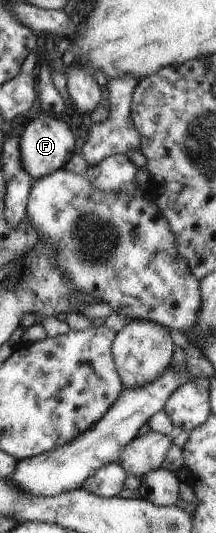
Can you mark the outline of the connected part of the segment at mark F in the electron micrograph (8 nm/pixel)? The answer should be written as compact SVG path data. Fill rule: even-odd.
M45 113L39 119L29 121L23 127L23 132L19 135L19 159L21 159L21 169L27 172L33 180L39 179L49 173L53 173L71 157L74 152L75 139L73 133L61 119Z

